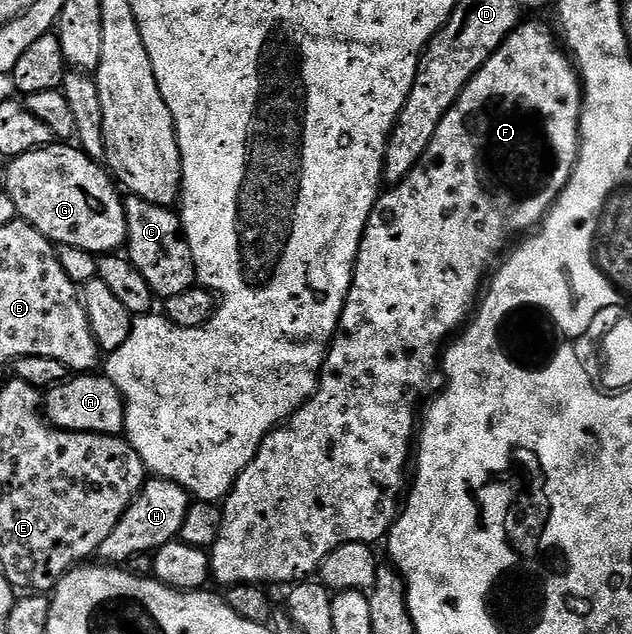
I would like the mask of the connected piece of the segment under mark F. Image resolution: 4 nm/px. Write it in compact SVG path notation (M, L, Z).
M526 20L515 26L513 32L502 41L497 52L478 69L472 80L468 80L468 84L462 89L460 96L444 116L444 120L440 120L440 128L436 128L436 136L432 136L432 144L428 144L416 168L412 168L412 172L408 172L408 176L402 182L393 183L387 194L386 191L379 193L368 224L362 233L360 248L354 261L354 279L342 309L340 329L334 335L334 341L326 352L314 395L292 415L289 422L273 430L262 441L252 464L248 464L248 468L240 472L230 493L221 503L220 536L216 536L216 544L210 547L208 553L210 577L215 583L218 581L222 588L239 586L245 582L255 584L300 582L317 575L324 559L336 548L353 542L378 544L381 538L383 541L389 535L390 528L400 513L400 495L408 482L408 467L412 462L412 447L416 442L416 423L420 418L422 393L425 392L430 377L436 374L444 343L469 319L492 267L503 257L507 247L515 241L514 234L522 236L533 231L549 214L550 209L554 207L554 201L564 192L578 159L582 84L569 53L563 49L555 35L554 38L550 35L549 28L541 26L538 22Z

